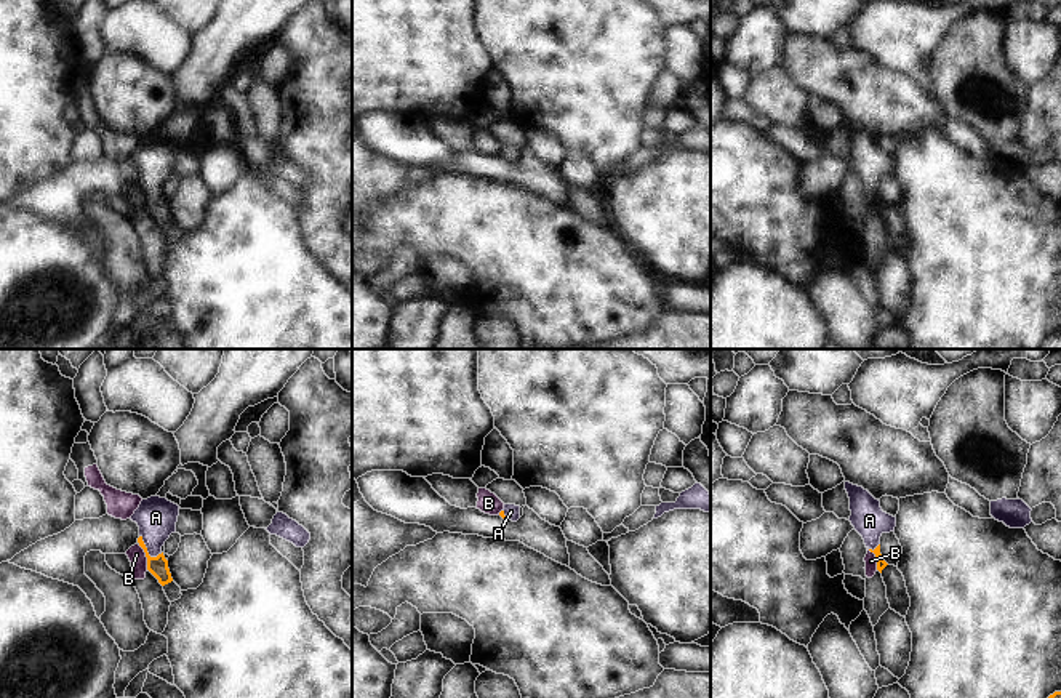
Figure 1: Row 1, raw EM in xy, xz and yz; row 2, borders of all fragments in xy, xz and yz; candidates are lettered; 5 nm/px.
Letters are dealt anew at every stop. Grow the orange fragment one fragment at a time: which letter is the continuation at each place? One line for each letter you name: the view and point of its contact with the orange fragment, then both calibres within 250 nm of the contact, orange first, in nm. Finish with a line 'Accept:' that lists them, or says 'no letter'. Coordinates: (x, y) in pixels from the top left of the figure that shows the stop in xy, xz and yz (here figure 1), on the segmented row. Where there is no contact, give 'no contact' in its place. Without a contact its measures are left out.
A: meets orange in xy at (146, 551); 100 nm thick on the orange side, 200 nm on the other
Accept: A

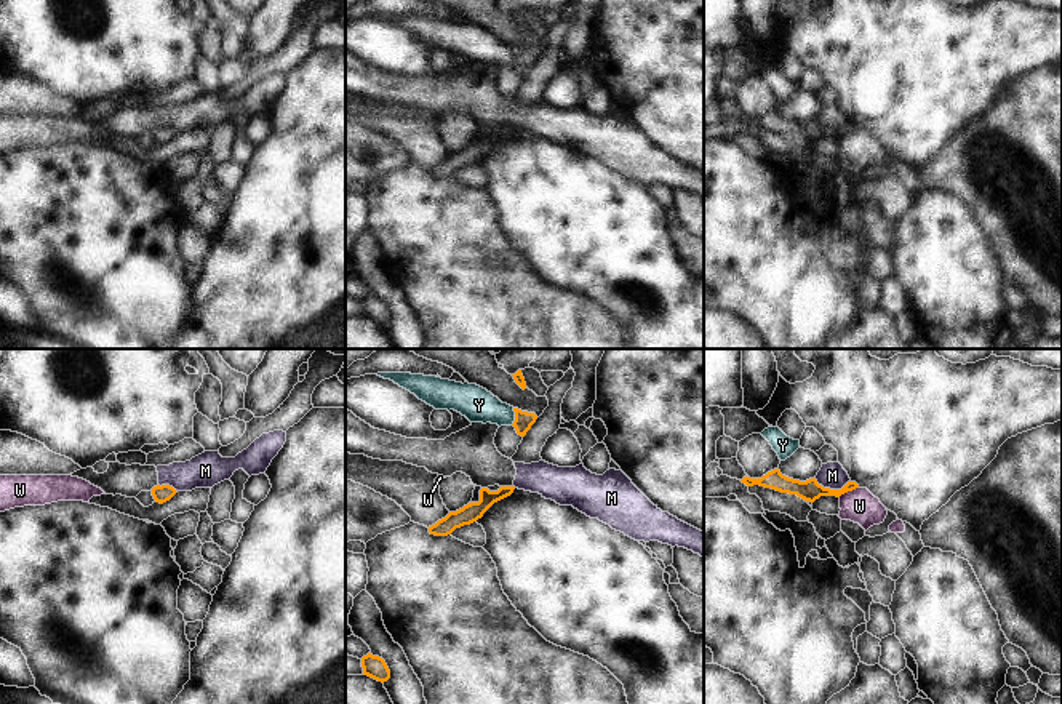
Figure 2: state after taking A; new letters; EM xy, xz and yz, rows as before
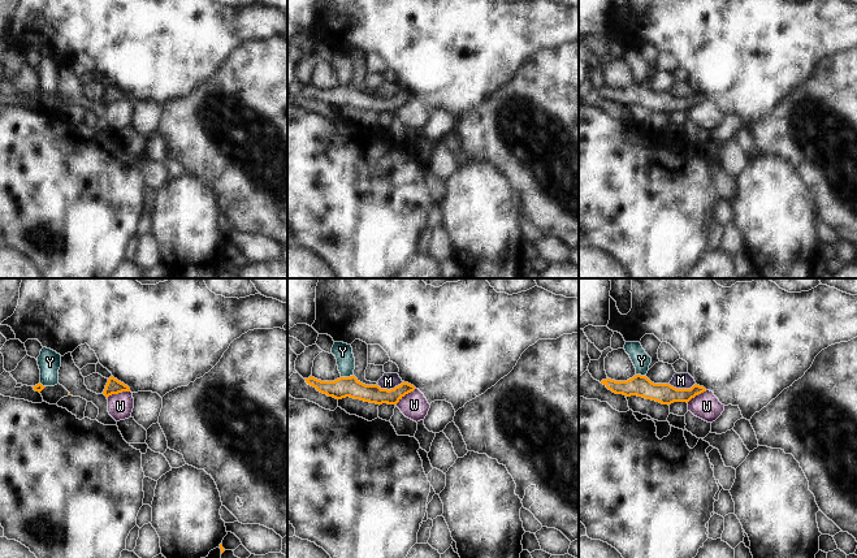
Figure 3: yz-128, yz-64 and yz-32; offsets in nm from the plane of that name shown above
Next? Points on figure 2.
Accept: no letter

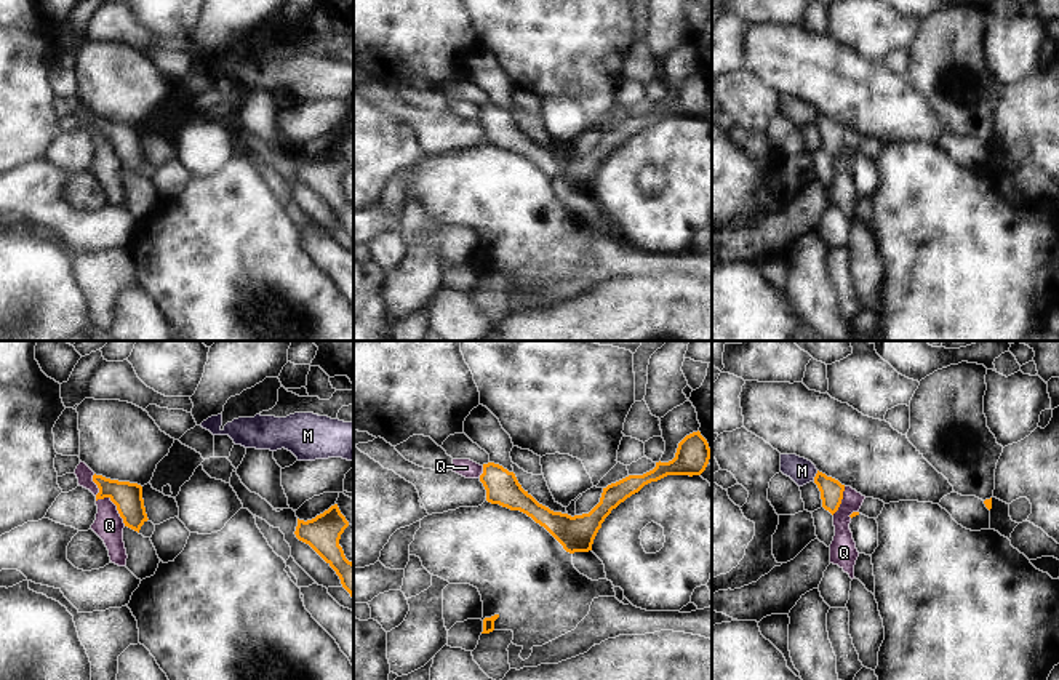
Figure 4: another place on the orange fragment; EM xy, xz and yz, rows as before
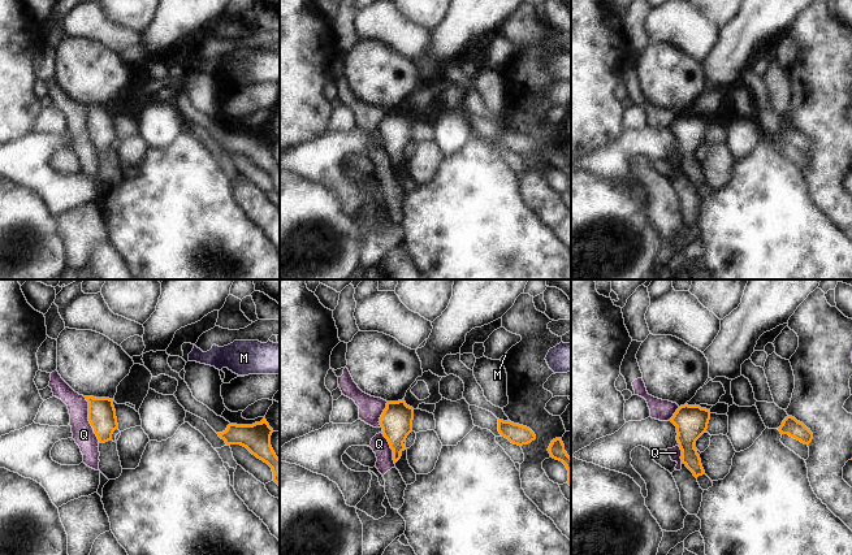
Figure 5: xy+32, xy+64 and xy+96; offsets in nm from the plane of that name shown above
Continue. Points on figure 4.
Accept: no letter

